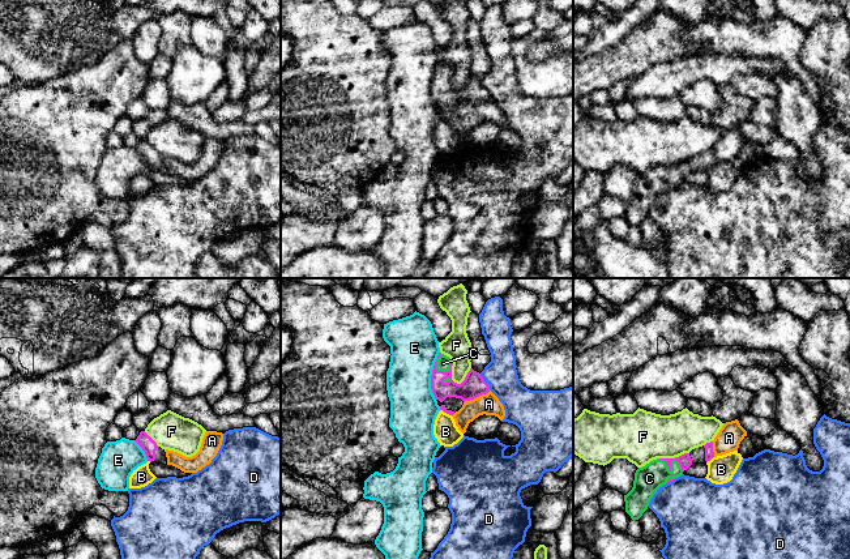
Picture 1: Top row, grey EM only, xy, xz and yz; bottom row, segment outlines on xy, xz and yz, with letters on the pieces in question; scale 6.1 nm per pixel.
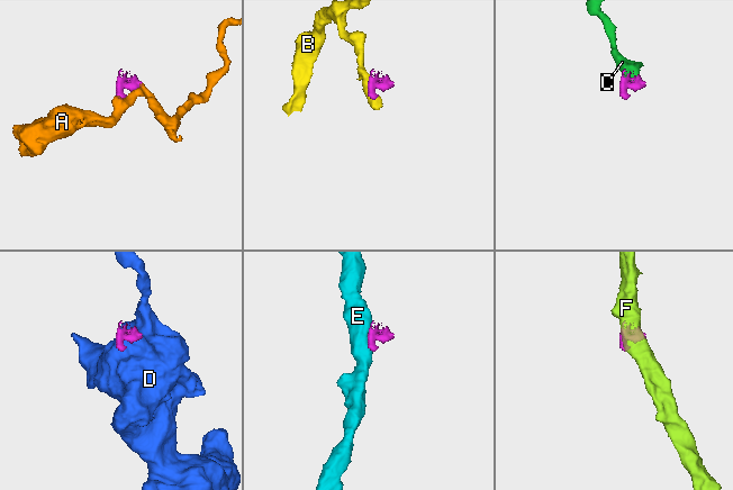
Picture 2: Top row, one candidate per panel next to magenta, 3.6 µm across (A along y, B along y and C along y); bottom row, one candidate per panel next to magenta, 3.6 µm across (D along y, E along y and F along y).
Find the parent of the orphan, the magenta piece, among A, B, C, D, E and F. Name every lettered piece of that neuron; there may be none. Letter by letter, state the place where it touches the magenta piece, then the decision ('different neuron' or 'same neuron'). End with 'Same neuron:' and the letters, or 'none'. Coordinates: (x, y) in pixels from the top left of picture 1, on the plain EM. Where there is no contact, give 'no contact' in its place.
A: meets magenta in xz at (477, 103); same neuron
B: meets magenta in yz at (709, 167); different neuron
C: meets magenta in yz at (671, 169); same neuron
D: meets magenta in xz at (485, 89); different neuron
E: meets magenta in xz at (431, 82); different neuron
F: meets magenta in xz at (451, 81); different neuron
Same neuron: A, C

